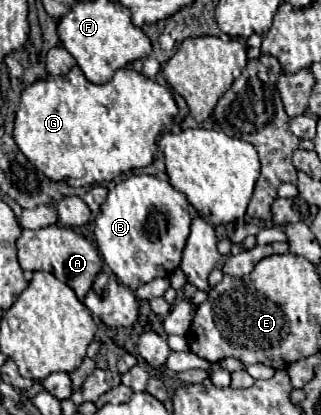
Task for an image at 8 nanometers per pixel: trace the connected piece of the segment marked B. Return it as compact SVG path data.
M150 174L128 176L118 182L96 218L96 242L104 262L130 290L152 282L154 278L168 278L180 264L186 238L190 234L190 204L186 196Z

